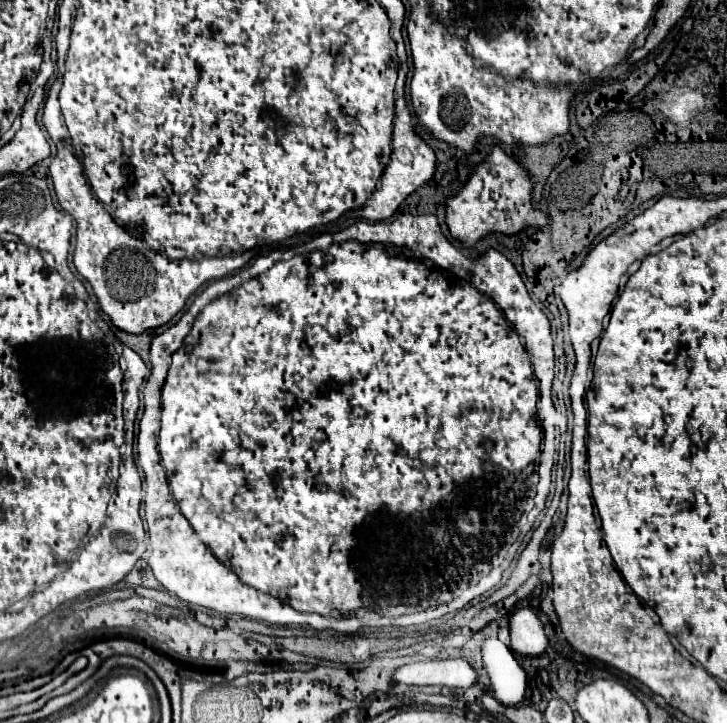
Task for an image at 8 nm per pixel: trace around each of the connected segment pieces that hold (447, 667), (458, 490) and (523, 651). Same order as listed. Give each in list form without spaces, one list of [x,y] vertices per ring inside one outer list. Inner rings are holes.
[[[430,659],[402,665],[394,671],[394,681],[404,685],[444,685],[468,689],[476,683],[476,671],[464,659]]]
[[[404,213],[390,221],[358,221],[352,227],[336,233],[332,239],[344,241],[344,243],[334,243],[330,245],[330,249],[314,251],[306,257],[296,255],[288,261],[280,261],[272,269],[268,269],[266,273],[250,281],[246,281],[250,275],[244,269],[236,275],[210,282],[200,295],[196,295],[196,301],[189,306],[178,323],[153,338],[150,347],[152,373],[144,389],[146,407],[140,419],[140,435],[138,435],[138,461],[146,475],[144,511],[146,511],[146,523],[150,533],[150,545],[152,545],[148,565],[152,567],[154,577],[166,587],[166,591],[180,597],[182,601],[202,605],[224,615],[242,615],[246,619],[262,621],[268,625],[282,625],[282,627],[310,625],[318,631],[334,629],[338,633],[354,633],[364,625],[374,625],[374,627],[420,625],[420,623],[440,619],[446,613],[456,613],[474,597],[480,597],[488,589],[496,587],[502,579],[502,573],[508,569],[508,565],[517,554],[522,537],[526,531],[531,530],[537,516],[545,508],[546,498],[550,493],[551,471],[554,466],[553,454],[557,452],[554,416],[556,409],[552,405],[552,393],[550,393],[552,379],[554,379],[550,321],[544,315],[544,311],[530,299],[522,277],[518,275],[516,267],[508,257],[504,257],[494,247],[488,247],[478,257],[464,255],[442,233],[436,215]],[[160,389],[162,389],[162,427],[158,435]]]
[[[530,608],[514,610],[509,618],[510,649],[519,655],[542,655],[550,653],[550,641],[544,633],[542,621]]]

